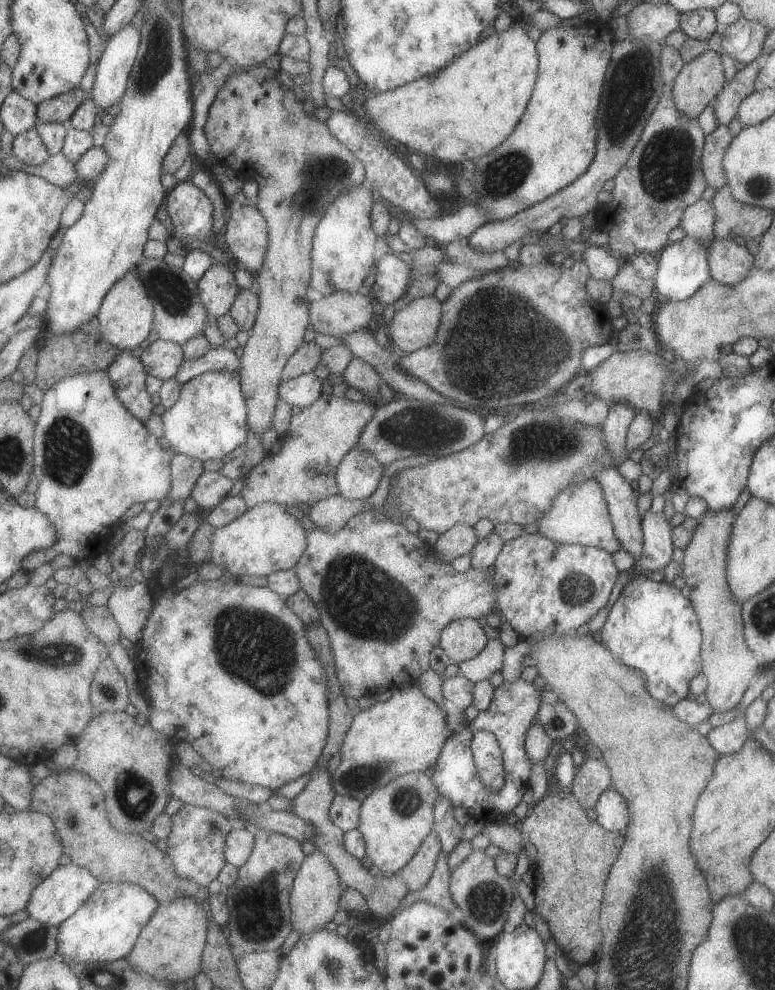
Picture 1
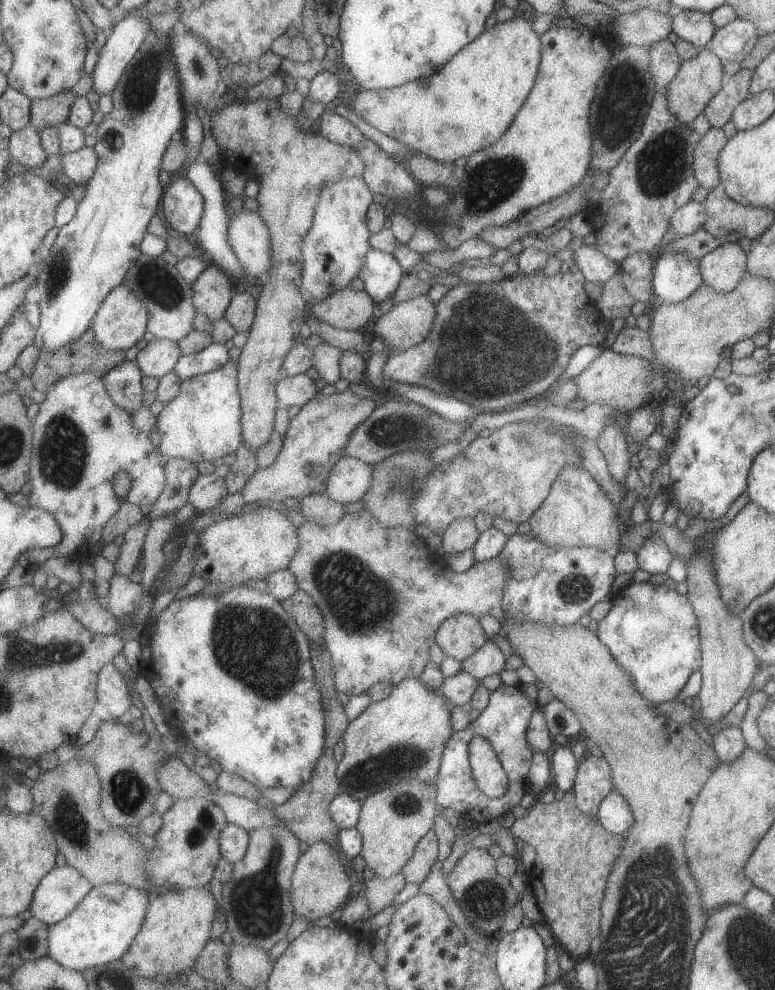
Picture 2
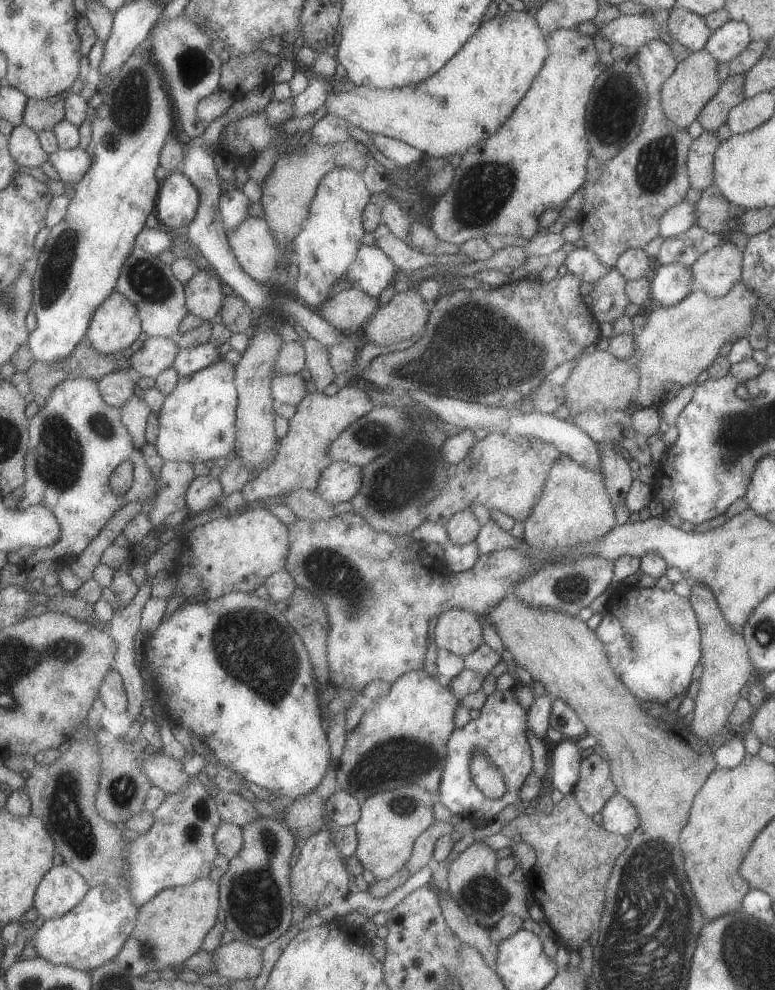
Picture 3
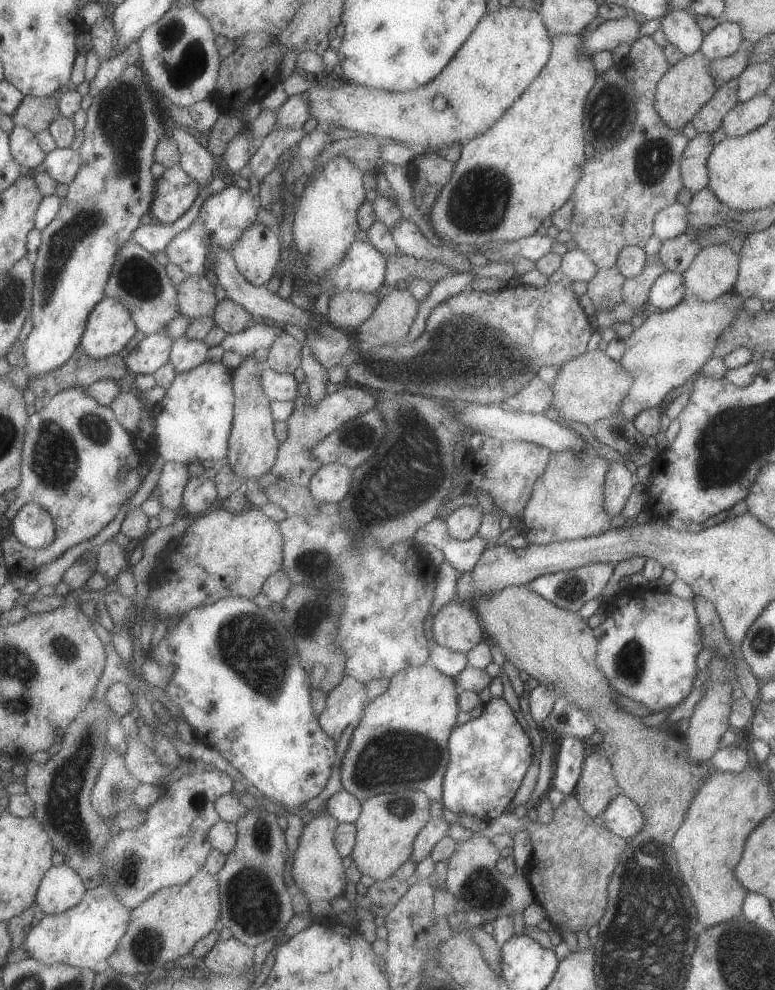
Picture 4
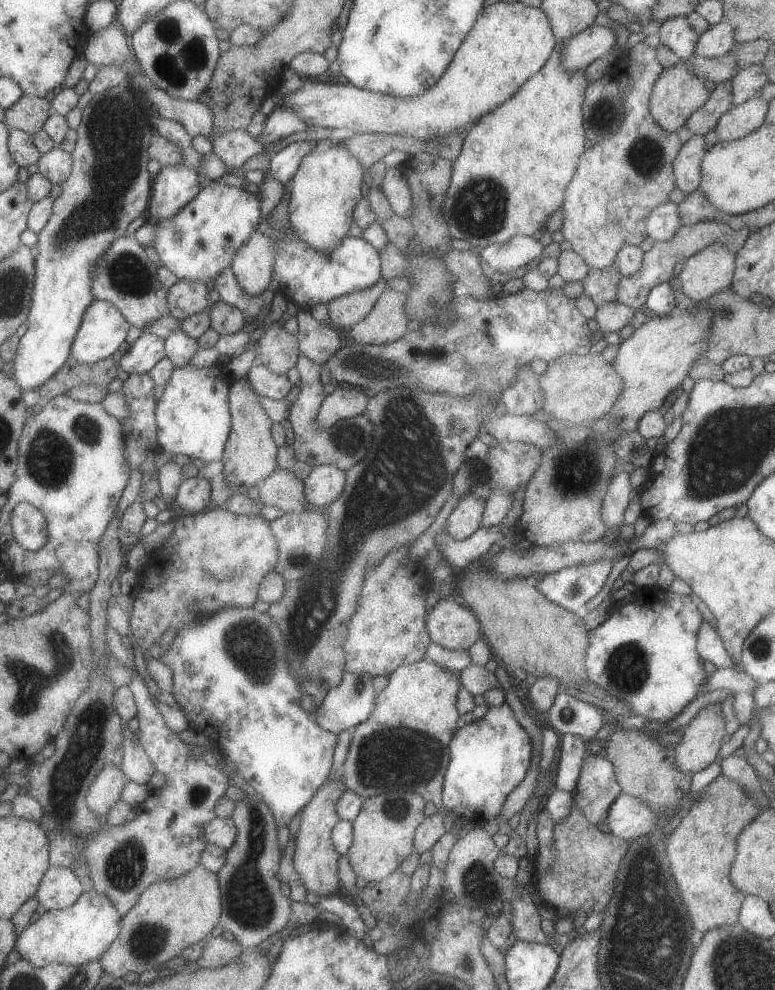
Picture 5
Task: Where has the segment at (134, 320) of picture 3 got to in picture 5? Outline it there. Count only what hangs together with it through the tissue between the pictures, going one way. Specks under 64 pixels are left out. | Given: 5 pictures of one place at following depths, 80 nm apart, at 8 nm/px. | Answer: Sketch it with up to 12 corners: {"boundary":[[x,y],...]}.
{"boundary":[[97,300],[84,316],[72,358],[113,356],[131,325],[116,304]]}

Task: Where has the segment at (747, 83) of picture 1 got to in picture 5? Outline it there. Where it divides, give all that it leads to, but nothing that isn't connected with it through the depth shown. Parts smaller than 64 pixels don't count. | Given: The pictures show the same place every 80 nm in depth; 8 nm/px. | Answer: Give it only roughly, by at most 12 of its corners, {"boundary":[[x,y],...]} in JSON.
{"boundary":[[730,80],[717,83],[686,120],[692,135],[704,135],[732,106]]}

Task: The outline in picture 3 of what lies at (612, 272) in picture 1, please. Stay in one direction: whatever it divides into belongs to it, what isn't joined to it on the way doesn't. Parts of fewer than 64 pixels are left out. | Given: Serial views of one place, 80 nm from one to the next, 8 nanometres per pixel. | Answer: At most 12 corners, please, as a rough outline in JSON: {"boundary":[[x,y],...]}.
{"boundary":[[575,247],[565,266],[582,283],[611,270],[587,247]]}

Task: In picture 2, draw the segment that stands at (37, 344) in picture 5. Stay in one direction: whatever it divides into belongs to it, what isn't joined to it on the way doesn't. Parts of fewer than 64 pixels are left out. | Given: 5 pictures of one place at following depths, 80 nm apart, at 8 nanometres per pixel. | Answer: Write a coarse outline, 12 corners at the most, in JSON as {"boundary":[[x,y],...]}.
{"boundary":[[150,28],[97,172],[39,267],[33,346],[61,352],[125,283],[187,112]]}

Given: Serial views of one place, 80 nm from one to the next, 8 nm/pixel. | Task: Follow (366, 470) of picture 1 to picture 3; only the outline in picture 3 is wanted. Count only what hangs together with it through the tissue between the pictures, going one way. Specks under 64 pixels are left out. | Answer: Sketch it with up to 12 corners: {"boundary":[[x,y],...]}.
{"boundary":[[335,461],[317,488],[333,504],[351,501],[364,467]]}

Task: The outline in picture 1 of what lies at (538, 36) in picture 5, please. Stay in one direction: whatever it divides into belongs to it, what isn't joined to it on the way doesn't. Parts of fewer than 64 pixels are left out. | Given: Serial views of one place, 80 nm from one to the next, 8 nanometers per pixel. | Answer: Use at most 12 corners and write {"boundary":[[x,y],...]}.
{"boundary":[[518,17],[437,76],[365,100],[449,166],[501,146],[540,75]]}

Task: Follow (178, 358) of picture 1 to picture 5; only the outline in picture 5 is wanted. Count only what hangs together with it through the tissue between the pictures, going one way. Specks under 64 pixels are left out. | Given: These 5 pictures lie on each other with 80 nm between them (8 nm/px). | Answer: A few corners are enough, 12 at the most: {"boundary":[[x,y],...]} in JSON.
{"boundary":[[145,332],[122,356],[129,374],[150,373],[167,356],[164,337]]}

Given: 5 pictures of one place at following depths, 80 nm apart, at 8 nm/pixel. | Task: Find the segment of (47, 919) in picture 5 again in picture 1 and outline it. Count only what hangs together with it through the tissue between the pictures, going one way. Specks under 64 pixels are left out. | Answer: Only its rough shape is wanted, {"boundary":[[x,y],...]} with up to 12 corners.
{"boundary":[[103,883],[59,926],[66,963],[129,956],[161,902]]}

